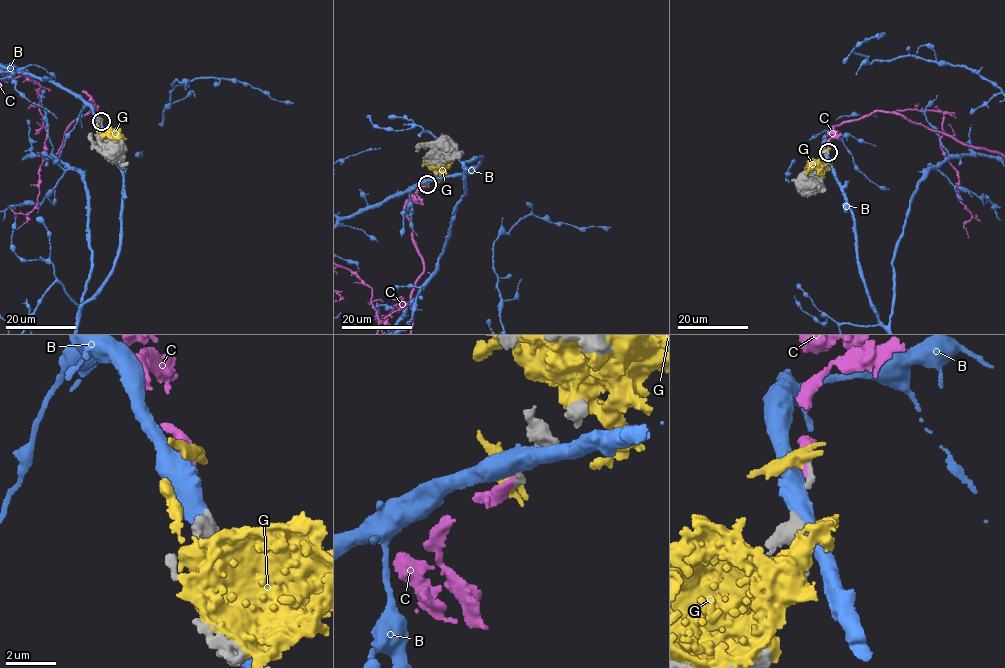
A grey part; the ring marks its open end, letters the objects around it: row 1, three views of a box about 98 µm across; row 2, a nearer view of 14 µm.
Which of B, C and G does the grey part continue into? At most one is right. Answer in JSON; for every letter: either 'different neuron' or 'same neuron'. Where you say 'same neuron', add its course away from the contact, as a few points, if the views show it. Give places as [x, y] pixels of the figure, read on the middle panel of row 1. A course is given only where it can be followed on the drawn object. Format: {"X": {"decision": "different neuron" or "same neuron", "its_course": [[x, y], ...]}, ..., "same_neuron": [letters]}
{"B": {"decision": "different neuron"}, "C": {"decision": "same neuron"}, "G": {"decision": "different neuron"}, "same_neuron": ["C"]}

